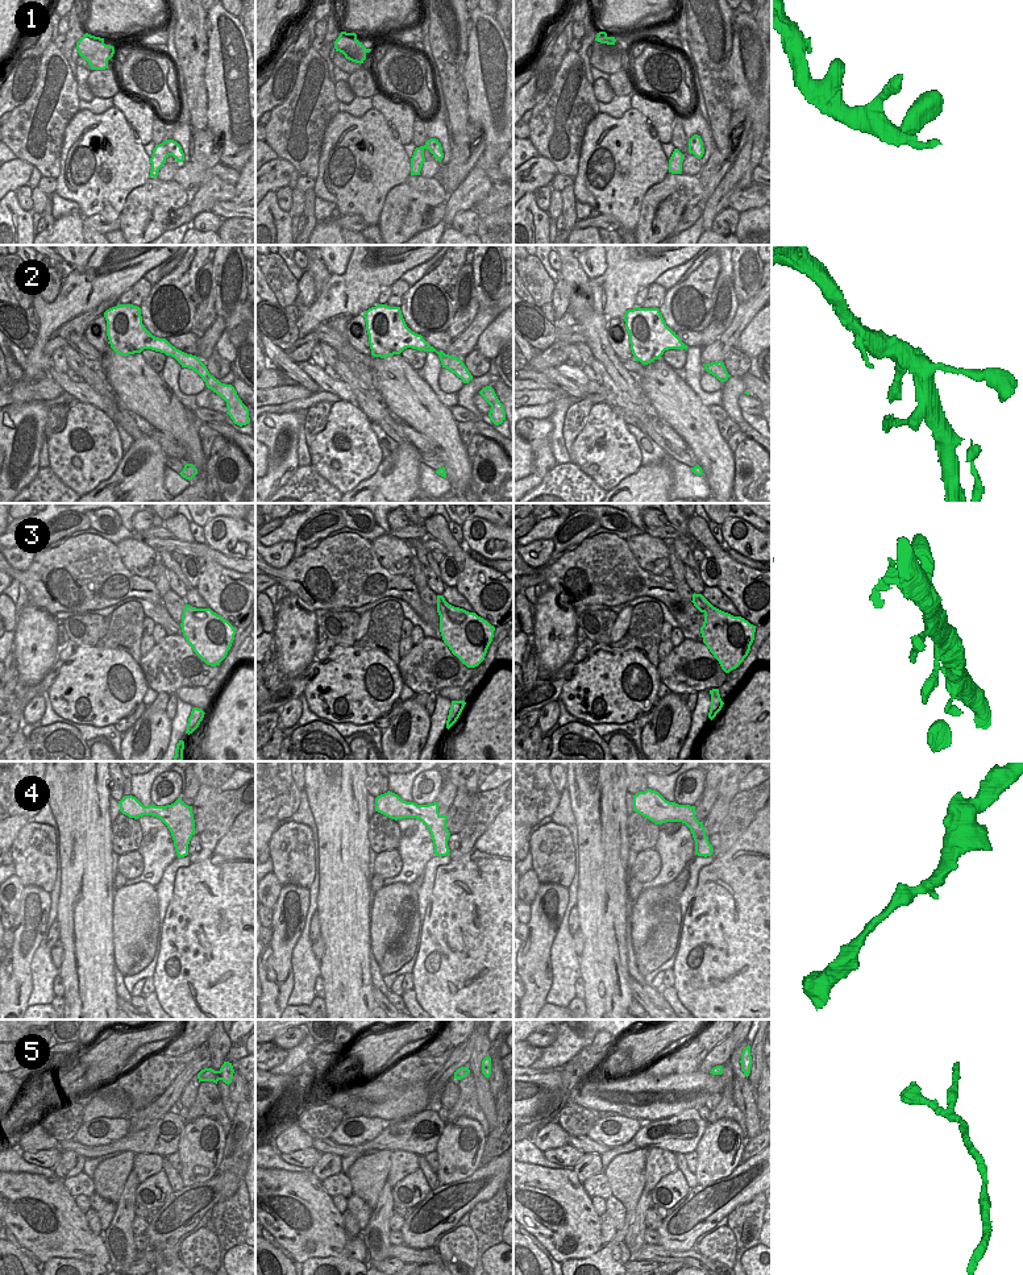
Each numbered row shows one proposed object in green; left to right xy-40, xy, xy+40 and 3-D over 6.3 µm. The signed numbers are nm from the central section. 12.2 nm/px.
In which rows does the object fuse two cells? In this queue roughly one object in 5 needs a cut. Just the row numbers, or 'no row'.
no row

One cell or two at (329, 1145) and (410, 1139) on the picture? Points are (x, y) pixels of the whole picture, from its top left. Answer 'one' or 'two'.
one

